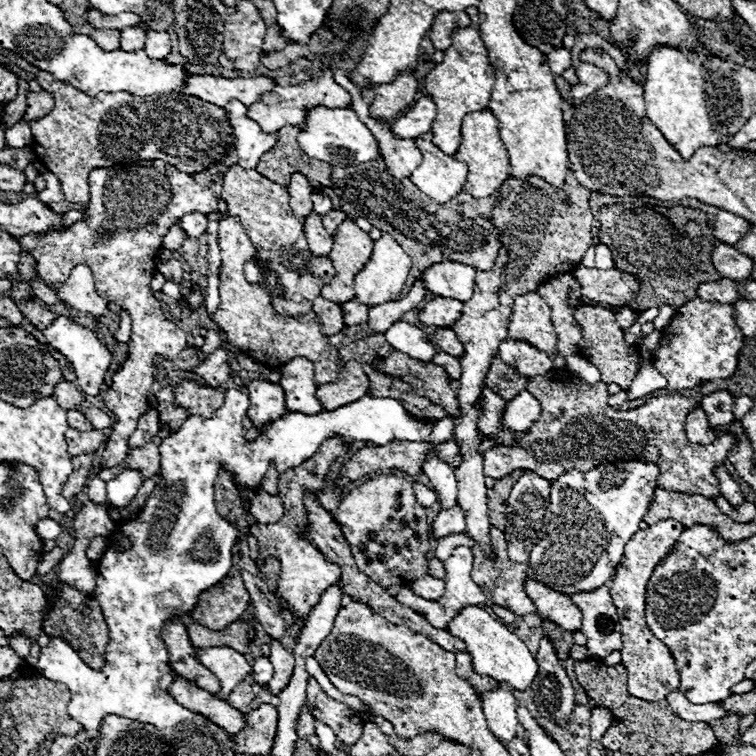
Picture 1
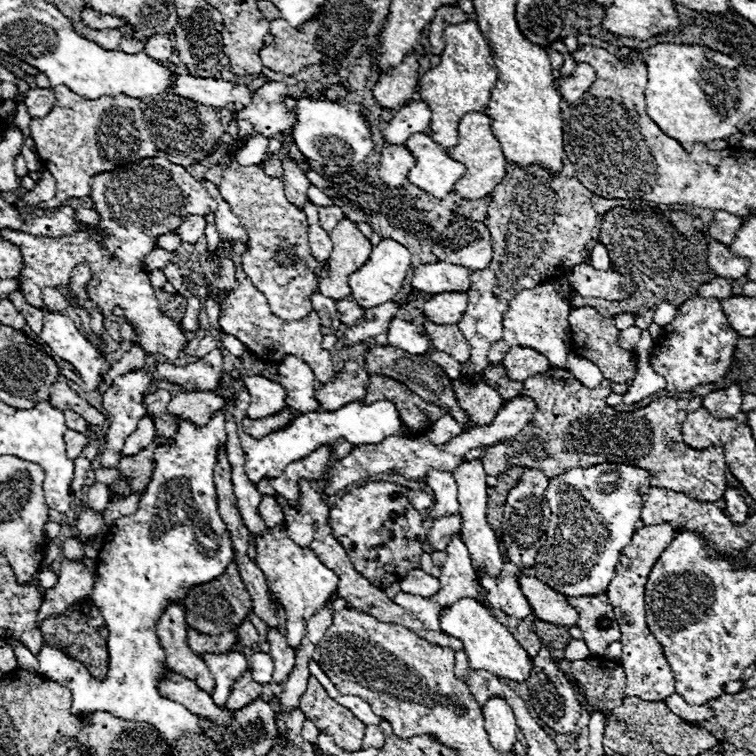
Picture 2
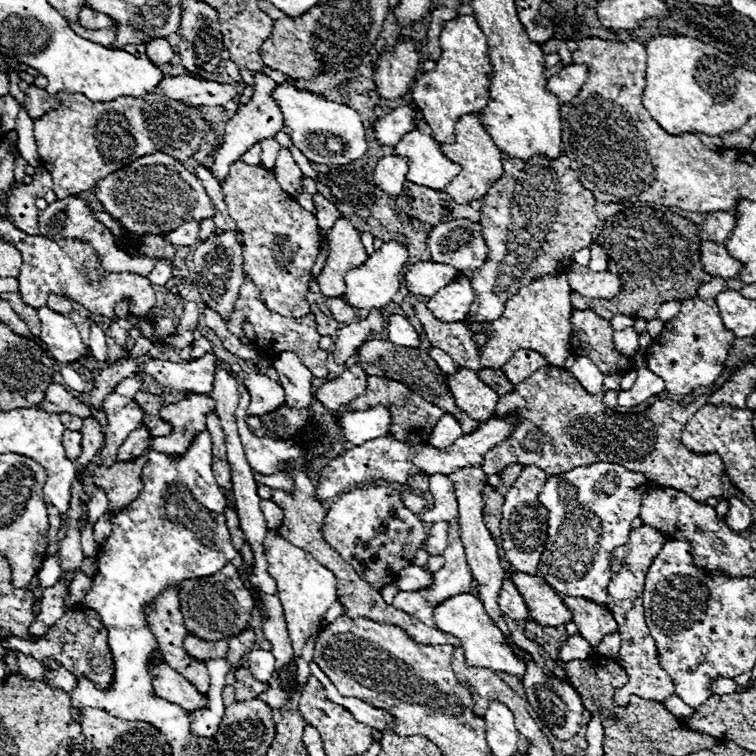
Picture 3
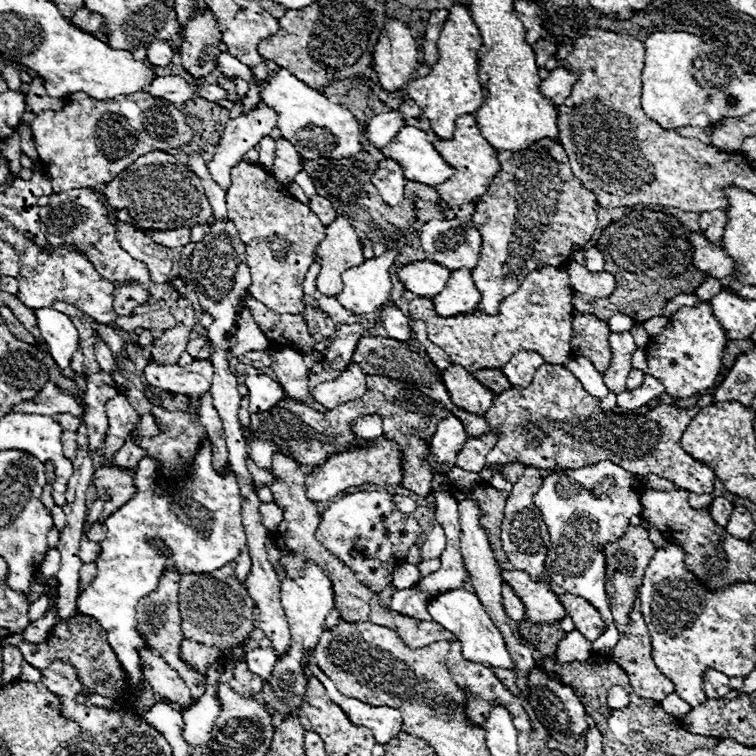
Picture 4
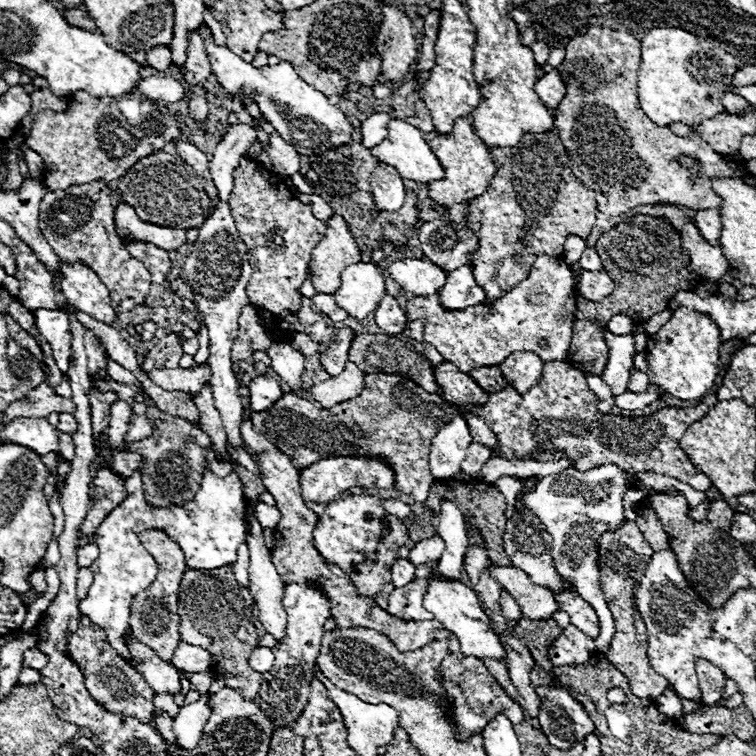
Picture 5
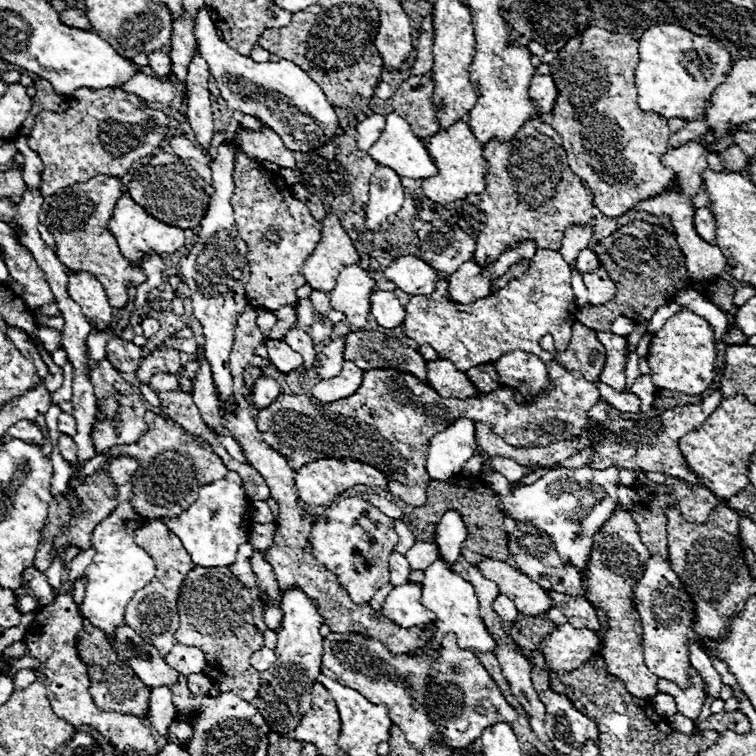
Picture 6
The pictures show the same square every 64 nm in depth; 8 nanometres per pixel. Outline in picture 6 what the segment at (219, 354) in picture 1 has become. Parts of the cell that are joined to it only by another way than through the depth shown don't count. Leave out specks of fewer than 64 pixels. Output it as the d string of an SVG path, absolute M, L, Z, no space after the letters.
M158 372L150 378L150 388L154 392L172 392L178 388L178 376L172 376L172 374L164 374L164 372Z

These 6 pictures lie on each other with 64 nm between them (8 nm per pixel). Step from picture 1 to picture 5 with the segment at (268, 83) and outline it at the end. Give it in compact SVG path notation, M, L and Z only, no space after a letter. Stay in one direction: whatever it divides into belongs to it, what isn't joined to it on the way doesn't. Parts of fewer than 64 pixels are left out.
M148 76L136 84L136 90L144 94L148 100L160 102L178 102L184 98L184 86L174 78L158 78Z

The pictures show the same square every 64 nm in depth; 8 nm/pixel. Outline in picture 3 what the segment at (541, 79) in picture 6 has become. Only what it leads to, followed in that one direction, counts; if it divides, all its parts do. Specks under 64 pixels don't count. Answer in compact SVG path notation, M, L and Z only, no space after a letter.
M580 64L566 66L558 74L548 78L546 90L550 94L554 94L560 104L566 104L568 100L572 100L576 96L576 92L582 88L586 78L588 78L588 68L586 66L580 66Z

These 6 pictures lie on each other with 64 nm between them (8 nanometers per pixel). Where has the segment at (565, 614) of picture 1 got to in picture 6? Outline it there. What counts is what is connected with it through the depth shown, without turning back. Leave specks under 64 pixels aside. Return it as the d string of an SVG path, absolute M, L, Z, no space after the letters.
M482 558L478 562L478 572L482 576L494 580L498 584L500 594L510 596L510 600L514 600L518 612L522 612L522 614L530 614L530 616L544 614L552 606L552 602L546 596L542 586L532 582L526 574L514 570L506 562Z

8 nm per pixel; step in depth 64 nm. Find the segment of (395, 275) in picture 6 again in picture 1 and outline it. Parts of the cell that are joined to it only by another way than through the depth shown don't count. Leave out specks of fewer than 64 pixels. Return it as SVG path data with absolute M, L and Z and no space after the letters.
M444 260L424 268L418 280L436 296L450 296L468 302L474 290L474 274L476 268Z

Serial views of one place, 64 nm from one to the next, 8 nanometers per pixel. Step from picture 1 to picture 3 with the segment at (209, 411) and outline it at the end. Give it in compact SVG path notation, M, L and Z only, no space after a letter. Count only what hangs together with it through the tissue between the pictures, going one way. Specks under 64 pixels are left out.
M190 394L188 398L184 396L176 404L168 404L160 408L160 416L172 426L172 434L152 436L148 440L148 450L164 452L174 458L182 456L190 448L192 440L200 434L200 430L196 430L192 420L200 420L200 422L206 420L206 412L214 408L216 402L206 394Z

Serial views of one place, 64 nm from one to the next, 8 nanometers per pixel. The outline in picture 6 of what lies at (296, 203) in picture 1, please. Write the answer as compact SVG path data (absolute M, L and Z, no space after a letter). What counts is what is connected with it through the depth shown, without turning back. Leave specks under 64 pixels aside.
M240 126L236 132L236 142L238 146L246 152L246 156L262 162L270 160L278 164L280 168L296 168L294 152L288 150L282 142L282 138L270 130L270 128L260 128L260 132L254 132L246 126Z

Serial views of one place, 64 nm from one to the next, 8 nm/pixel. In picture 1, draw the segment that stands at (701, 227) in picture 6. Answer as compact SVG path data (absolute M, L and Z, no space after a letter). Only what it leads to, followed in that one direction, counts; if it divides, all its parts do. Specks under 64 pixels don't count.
M720 210L720 214L716 216L716 220L712 224L712 234L720 242L734 246L736 240L740 240L746 234L748 228L750 228L750 222L744 220L742 216L736 216L732 212Z

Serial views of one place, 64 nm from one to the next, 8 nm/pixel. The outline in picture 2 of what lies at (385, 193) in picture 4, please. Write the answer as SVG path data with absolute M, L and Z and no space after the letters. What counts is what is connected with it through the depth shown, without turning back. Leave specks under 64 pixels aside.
M386 144L380 166L378 166L378 176L384 180L386 186L400 188L414 164L416 164L414 156L410 156L410 152L402 148L402 144L400 146Z

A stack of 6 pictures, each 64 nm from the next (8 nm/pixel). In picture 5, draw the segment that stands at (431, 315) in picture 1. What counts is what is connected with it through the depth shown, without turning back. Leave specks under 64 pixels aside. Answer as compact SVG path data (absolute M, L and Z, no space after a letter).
M462 266L448 274L446 284L440 292L440 302L444 308L458 310L466 306L474 306L486 300L486 292L474 280L474 268Z

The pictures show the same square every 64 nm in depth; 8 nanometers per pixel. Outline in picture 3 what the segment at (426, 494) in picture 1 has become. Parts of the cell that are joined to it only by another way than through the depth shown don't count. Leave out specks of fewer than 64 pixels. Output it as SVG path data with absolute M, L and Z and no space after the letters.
M404 492L404 494L402 494L402 502L404 502L404 506L406 506L410 512L414 512L414 514L422 512L424 506L426 506L426 500L424 500L424 498L418 498L418 496L410 494L410 492Z

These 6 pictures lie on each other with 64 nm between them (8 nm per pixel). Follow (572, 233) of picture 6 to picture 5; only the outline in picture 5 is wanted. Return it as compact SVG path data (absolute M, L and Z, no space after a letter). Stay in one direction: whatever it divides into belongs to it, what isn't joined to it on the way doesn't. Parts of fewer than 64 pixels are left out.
M568 236L566 242L564 242L564 252L562 252L562 258L566 264L574 264L578 262L580 254L586 250L586 240L580 238L580 236Z

